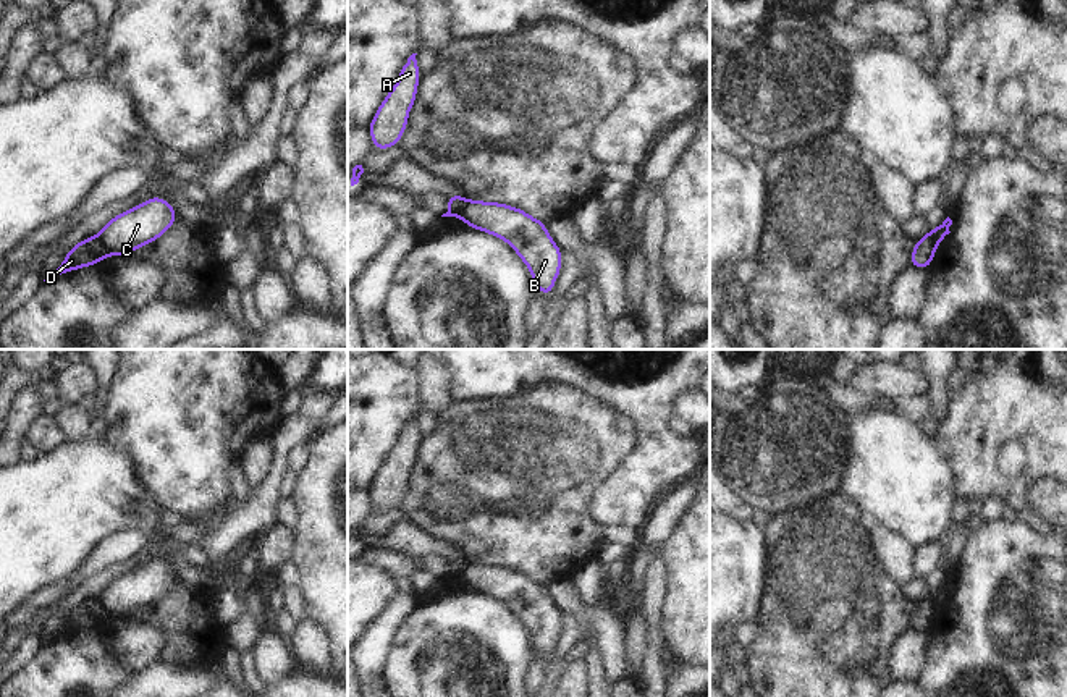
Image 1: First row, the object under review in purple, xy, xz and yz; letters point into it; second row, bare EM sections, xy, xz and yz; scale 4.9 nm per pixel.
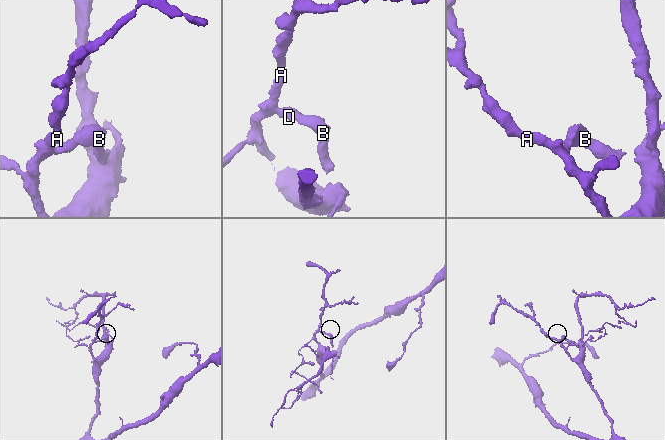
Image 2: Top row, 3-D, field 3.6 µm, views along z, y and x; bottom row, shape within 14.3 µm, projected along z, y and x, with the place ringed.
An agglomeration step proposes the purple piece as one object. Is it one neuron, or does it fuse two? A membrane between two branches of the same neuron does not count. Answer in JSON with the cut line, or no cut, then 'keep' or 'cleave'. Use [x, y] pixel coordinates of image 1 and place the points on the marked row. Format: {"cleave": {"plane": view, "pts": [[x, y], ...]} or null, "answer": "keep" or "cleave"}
{"cleave": {"plane": "xy", "pts": [[97, 236], [110, 254]]}, "answer": "cleave"}

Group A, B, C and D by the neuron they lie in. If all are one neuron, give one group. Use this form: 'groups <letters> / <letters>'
groups A D / B C

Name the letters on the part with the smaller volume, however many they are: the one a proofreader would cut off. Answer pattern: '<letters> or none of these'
B, C

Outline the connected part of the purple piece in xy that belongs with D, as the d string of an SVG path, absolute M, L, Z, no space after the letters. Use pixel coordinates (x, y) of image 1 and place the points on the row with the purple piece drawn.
M89 236L82 241L79 241L63 259L61 265L50 273L50 277L44 281L52 280L57 275L66 273L66 272L73 272L82 267L89 267L94 265L97 267L97 264L108 257L108 251L103 246L103 243L100 241L99 236Z

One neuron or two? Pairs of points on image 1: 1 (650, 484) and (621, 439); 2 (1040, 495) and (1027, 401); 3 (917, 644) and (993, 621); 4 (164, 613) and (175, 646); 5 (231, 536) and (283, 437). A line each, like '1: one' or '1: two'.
1: two
2: two
3: two
4: one
5: one

